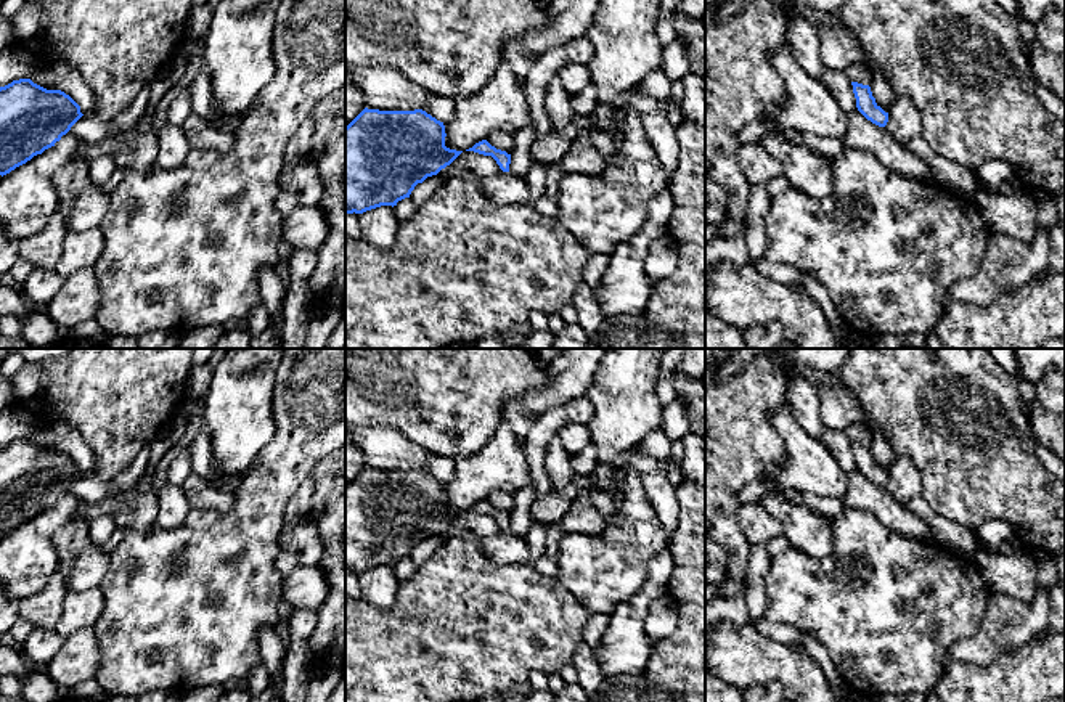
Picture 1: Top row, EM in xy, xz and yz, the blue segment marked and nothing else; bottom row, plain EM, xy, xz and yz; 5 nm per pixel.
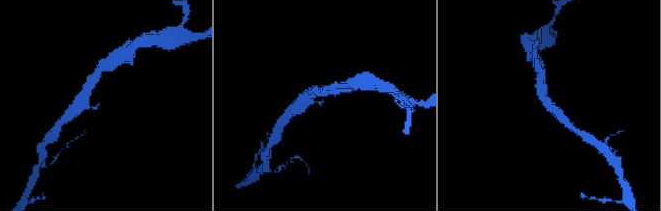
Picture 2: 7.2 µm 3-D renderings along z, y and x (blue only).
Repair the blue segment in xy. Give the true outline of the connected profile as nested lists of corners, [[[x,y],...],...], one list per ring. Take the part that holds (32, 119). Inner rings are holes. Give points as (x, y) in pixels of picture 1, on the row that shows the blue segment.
[[[31,79],[0,87],[0,175],[6,175],[34,156],[55,146],[82,117],[80,106],[61,90],[47,90]]]

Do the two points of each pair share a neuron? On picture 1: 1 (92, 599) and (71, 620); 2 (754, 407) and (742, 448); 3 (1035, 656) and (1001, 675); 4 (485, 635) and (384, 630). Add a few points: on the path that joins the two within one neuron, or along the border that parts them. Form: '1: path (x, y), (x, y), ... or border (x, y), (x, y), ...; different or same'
1: path (87, 604), (76, 616); same
2: path (744, 416), (742, 439); same
3: path (1027, 664), (1016, 675), (1009, 675); same
4: path (460, 635), (410, 635); same

